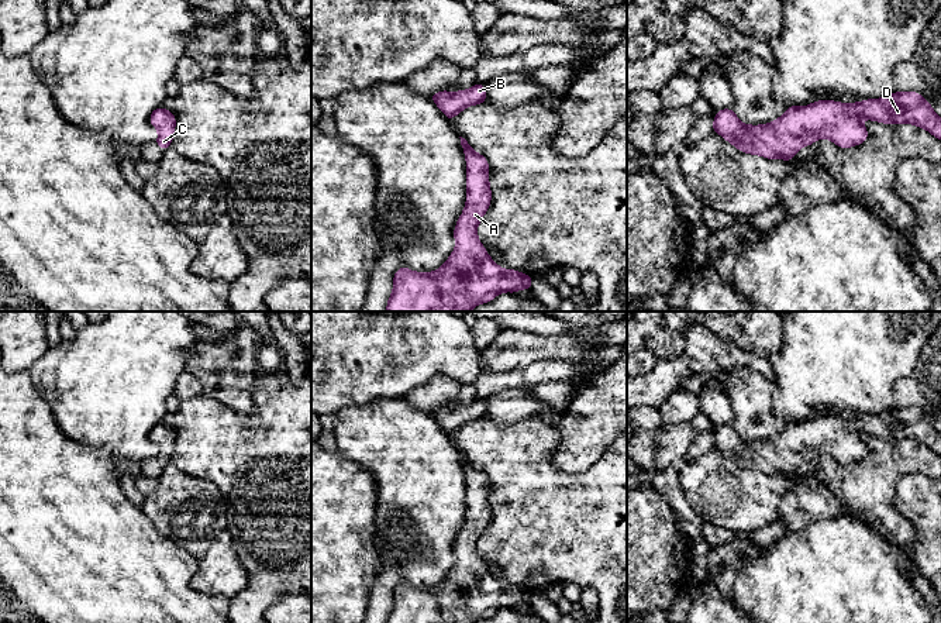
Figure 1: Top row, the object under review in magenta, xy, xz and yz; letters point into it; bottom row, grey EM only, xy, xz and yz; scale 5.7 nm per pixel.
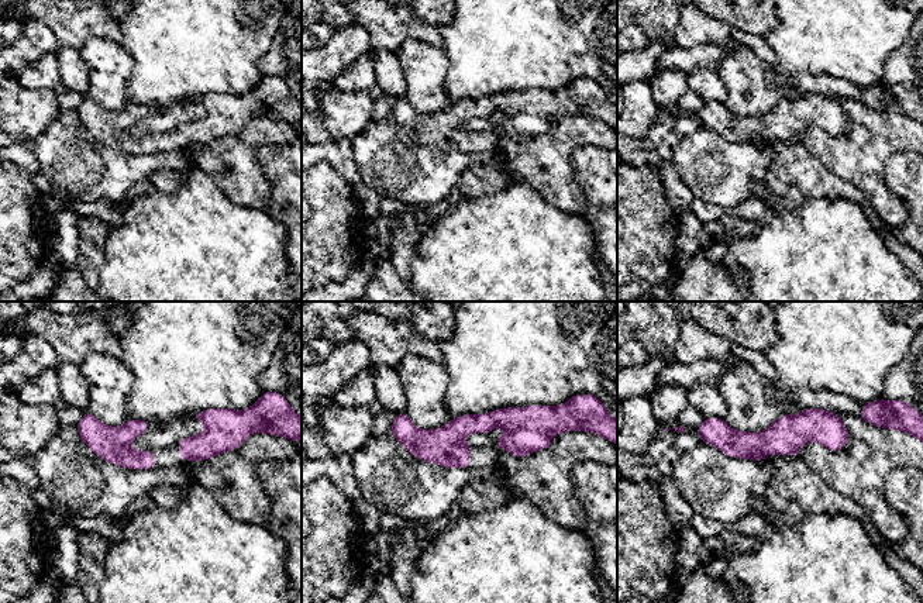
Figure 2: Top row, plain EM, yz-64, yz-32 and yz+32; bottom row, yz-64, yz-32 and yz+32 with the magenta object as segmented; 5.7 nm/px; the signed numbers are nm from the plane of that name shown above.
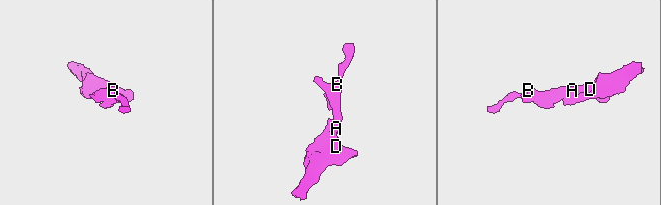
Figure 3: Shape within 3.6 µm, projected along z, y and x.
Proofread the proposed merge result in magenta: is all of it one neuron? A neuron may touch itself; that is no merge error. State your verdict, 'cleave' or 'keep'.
keep

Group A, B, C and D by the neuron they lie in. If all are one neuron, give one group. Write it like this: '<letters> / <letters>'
A B C D

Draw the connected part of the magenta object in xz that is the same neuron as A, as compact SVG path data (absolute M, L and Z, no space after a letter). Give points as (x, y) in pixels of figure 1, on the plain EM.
M459 454L466 474L466 520L455 540L455 565L434 588L399 584L387 623L475 623L503 607L531 607L532 592L501 585L478 554L478 541L492 516L489 478Z

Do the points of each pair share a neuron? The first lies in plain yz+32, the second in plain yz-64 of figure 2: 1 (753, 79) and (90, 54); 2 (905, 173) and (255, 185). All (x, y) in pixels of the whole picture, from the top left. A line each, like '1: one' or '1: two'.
1: one
2: two

